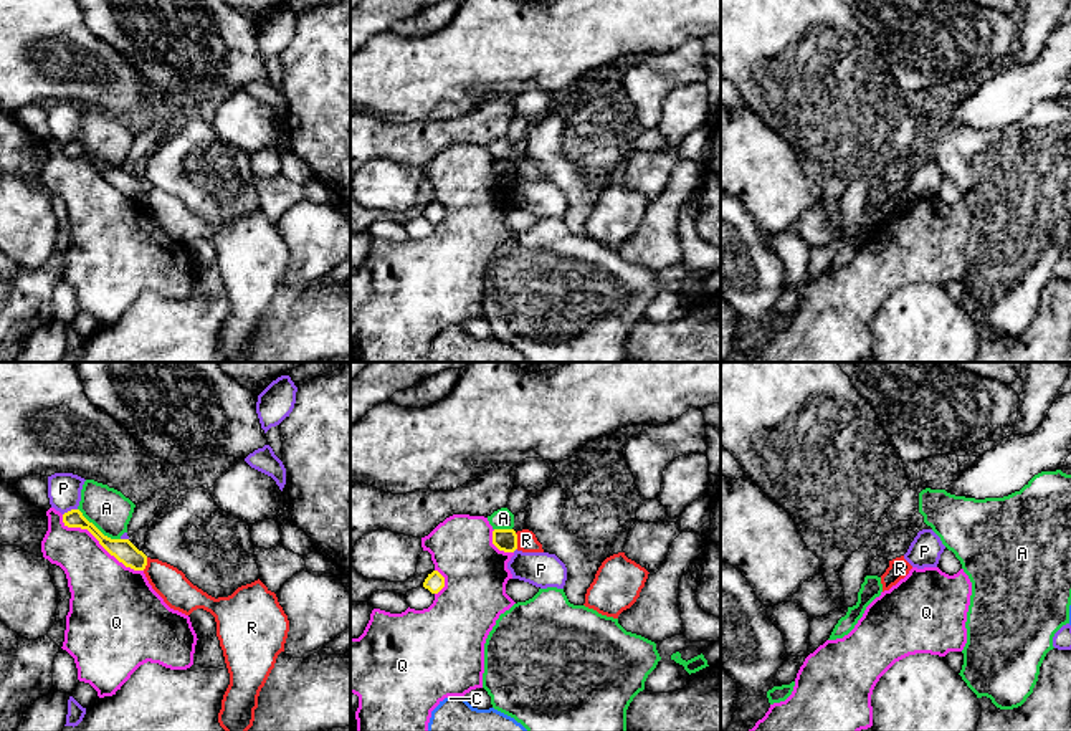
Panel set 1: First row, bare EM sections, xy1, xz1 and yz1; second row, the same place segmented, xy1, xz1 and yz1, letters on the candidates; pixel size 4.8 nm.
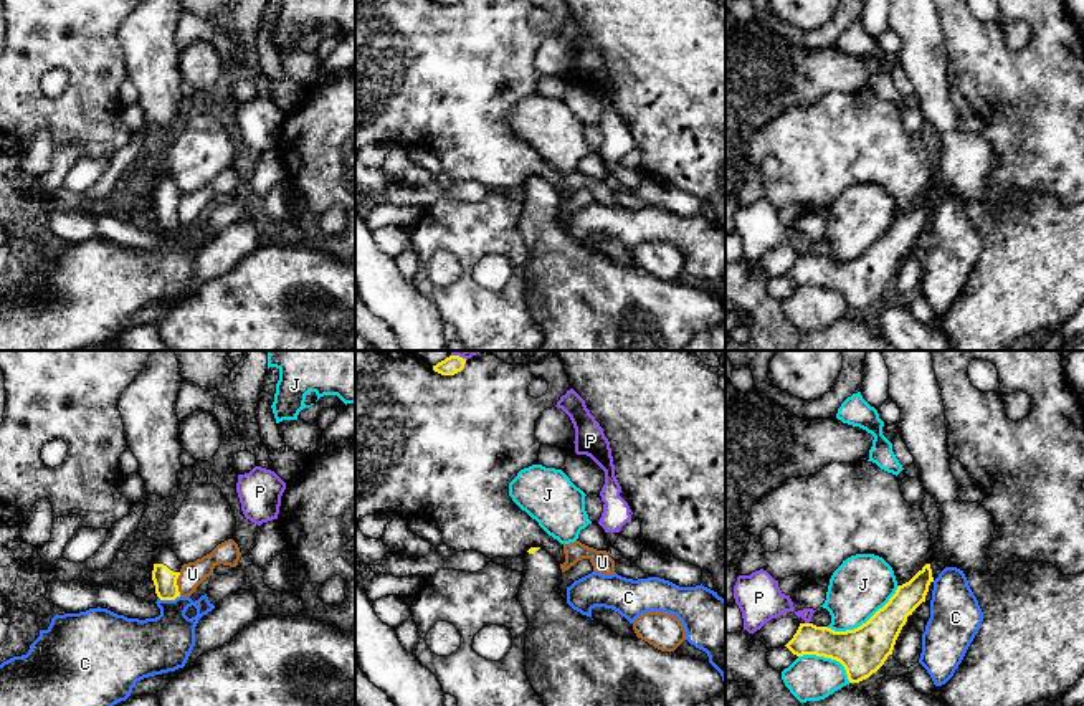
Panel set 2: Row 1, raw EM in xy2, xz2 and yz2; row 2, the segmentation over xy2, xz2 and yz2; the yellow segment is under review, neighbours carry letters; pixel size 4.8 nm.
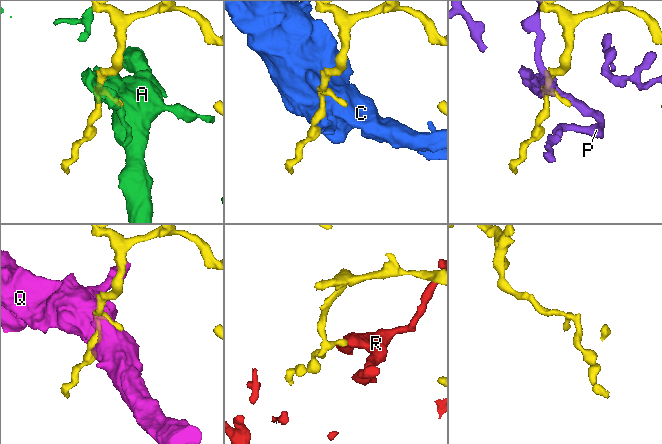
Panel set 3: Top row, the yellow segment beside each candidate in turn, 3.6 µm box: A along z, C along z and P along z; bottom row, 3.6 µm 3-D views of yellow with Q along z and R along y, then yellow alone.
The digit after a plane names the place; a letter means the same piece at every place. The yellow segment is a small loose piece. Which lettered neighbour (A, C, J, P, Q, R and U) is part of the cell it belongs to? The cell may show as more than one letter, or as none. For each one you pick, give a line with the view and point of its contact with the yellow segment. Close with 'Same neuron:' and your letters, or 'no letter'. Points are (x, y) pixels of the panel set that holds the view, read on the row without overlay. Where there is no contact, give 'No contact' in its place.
Same neuron: no letter

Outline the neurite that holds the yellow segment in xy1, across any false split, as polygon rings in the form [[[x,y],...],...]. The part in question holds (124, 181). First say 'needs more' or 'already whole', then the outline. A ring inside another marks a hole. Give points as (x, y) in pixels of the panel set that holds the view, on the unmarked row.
already whole | [[[79,139],[64,142],[63,152],[68,157],[88,159],[99,170],[99,174],[126,197],[134,200],[145,198],[147,185],[142,180],[139,180],[129,169],[111,169],[104,165],[93,152],[83,146]]]

